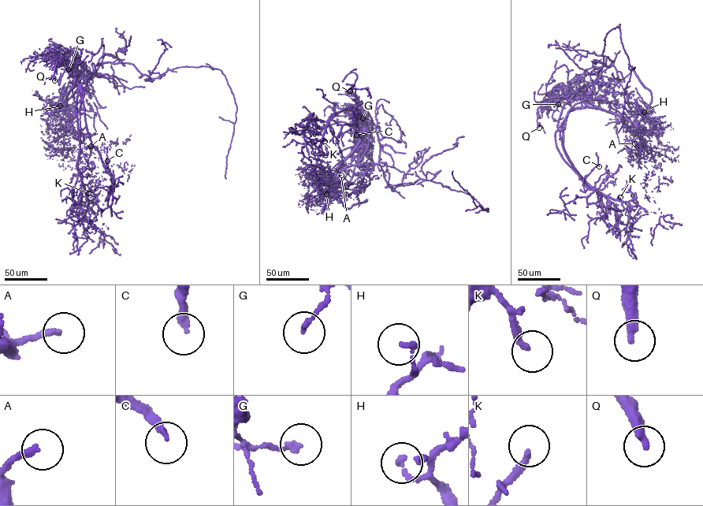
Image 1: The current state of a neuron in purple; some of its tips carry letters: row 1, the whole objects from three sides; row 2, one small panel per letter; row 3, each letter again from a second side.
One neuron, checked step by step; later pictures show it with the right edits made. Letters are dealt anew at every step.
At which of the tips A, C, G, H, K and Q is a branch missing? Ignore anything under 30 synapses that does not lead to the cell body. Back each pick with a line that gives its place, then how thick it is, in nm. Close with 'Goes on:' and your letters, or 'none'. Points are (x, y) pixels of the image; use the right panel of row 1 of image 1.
A: place (634, 143); calibre 220 nm
K: place (620, 197); calibre 240 nm
Q: place (539, 128); calibre 280 nm
Goes on: A, K, Q

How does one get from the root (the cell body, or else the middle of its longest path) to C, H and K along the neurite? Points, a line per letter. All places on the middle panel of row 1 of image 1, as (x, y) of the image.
C: (372, 120), (363, 104), (360, 102), (355, 103), (355, 113), (358, 130), (356, 135)
H: (372, 120), (365, 110), (366, 128), (358, 143), (337, 171), (333, 181), (336, 194), (333, 196), (326, 194)
K: (372, 120), (365, 110), (365, 127), (359, 115), (351, 106), (347, 107), (330, 118), (323, 135), (325, 141)

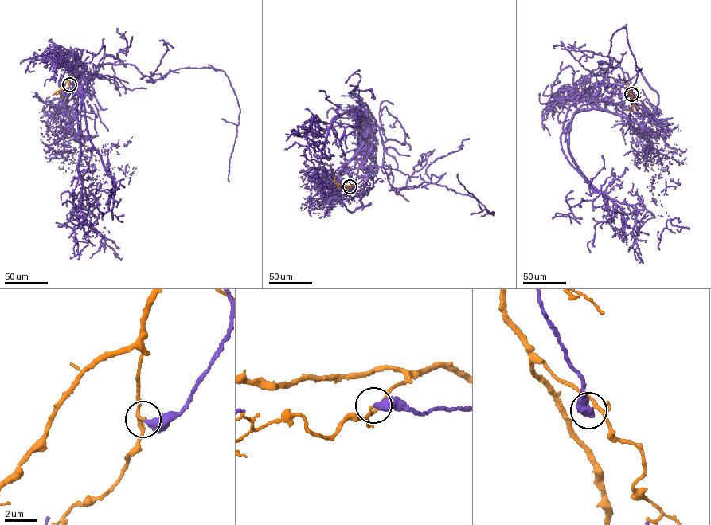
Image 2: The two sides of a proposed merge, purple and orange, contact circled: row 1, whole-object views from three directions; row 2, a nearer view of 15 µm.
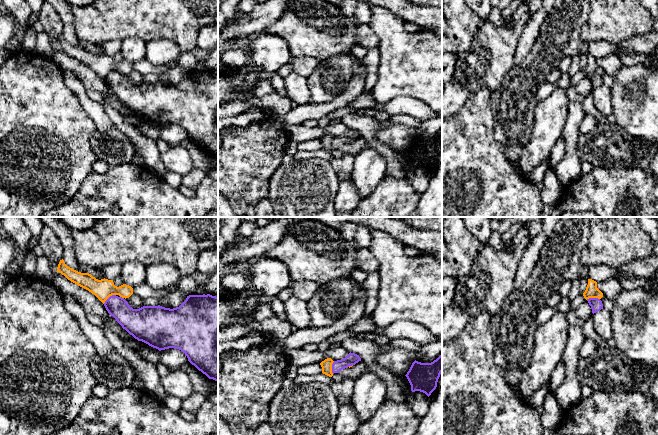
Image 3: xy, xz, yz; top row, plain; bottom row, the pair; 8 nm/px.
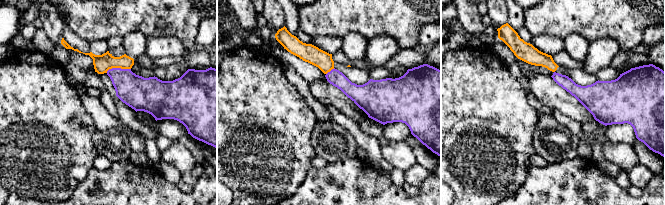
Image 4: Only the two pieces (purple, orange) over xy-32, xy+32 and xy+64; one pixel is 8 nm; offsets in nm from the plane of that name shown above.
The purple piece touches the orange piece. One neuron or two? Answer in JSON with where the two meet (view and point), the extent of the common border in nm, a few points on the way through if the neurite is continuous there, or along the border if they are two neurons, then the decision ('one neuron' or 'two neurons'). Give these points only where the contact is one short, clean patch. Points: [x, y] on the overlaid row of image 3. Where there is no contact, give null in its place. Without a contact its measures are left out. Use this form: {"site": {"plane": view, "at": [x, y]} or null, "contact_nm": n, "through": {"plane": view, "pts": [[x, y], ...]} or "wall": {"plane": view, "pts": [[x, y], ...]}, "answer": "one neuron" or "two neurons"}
{"site": {"plane": "xy", "at": [109, 297]}, "contact_nm": 130, "wall": {"plane": "xy", "pts": [[115, 294], [112, 294], [103, 303]]}, "answer": "two neurons"}

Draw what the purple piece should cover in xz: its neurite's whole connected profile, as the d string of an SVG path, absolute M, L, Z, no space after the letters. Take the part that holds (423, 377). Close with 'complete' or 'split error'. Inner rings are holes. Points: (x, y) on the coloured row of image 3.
M442 355L431 363L414 361L405 375L411 385L411 391L420 391L428 397L436 389L442 373Z | complete

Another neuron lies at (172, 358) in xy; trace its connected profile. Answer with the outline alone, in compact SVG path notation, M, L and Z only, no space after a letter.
M169 348L159 351L160 362L163 363L170 370L180 369L182 365L188 363L188 358L179 349Z

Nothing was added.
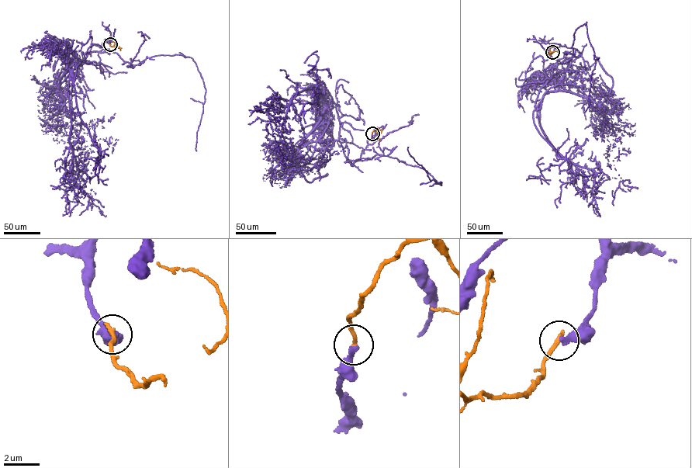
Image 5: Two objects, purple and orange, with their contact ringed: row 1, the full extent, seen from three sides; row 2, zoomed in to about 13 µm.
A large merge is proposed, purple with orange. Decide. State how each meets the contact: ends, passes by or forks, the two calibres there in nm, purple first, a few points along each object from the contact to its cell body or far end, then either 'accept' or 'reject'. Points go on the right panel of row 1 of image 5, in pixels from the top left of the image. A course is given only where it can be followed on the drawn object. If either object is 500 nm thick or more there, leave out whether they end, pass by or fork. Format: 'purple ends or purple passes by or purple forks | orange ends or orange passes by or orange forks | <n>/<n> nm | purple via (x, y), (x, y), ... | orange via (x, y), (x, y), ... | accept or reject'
purple ends | orange ends | 320/320 nm | purple via (552, 51), (582, 53), (534, 107), (560, 91), (607, 108), (607, 164), (637, 187) | orange via (552, 51), (548, 53), (558, 51) | reject

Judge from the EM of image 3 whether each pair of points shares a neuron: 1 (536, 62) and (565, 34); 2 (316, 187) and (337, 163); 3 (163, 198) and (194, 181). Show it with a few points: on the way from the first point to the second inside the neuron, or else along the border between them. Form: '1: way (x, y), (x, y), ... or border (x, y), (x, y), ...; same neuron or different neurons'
1: way (543, 55), (558, 40); same neuron
2: border (329, 161), (339, 179); different neurons
3: border (206, 175), (194, 190); different neurons

